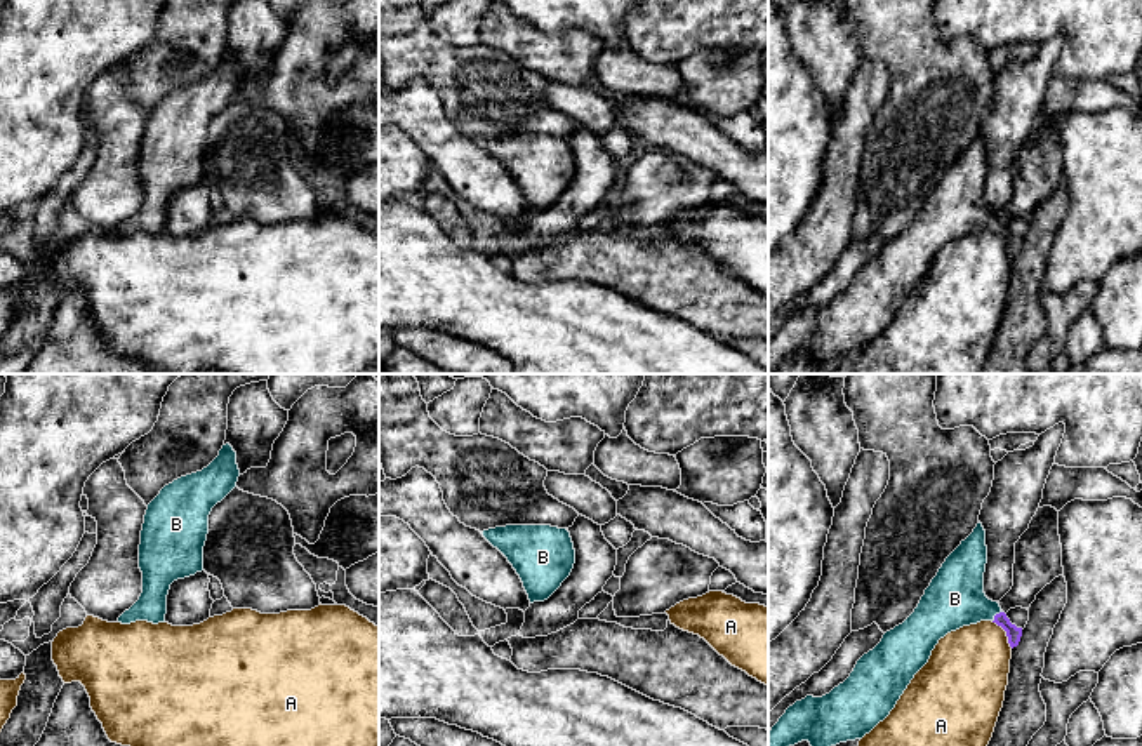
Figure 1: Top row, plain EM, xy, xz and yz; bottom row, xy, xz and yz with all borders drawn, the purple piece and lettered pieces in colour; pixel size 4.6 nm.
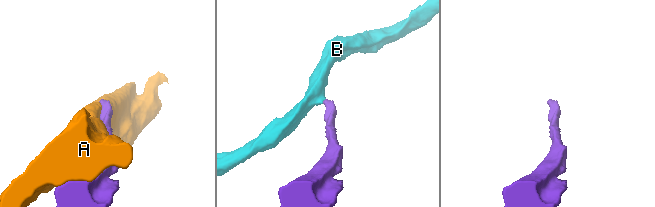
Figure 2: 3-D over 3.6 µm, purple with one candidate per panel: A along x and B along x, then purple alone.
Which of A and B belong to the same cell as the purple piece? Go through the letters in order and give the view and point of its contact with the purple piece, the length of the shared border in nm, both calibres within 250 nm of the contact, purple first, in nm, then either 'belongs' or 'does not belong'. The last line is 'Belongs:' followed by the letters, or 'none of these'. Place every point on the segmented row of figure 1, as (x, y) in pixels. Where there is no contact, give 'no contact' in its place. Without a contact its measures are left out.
A: contact yz (1007, 633); length 160 nm; calibres 70 and 380 nm; does not belong
B: contact yz (995, 616); length 70 nm; calibres 70 and 260 nm; belongs
Belongs: B

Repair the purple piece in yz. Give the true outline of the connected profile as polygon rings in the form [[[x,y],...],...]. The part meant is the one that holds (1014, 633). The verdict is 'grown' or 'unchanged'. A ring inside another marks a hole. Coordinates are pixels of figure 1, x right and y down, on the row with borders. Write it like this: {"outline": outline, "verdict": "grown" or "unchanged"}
{"outline": [[[979,522],[946,558],[914,612],[886,631],[843,683],[822,697],[807,696],[789,706],[768,732],[768,746],[801,741],[836,746],[862,739],[890,715],[939,640],[963,626],[993,621],[1006,631],[1010,647],[1017,647],[1022,628],[984,593],[986,563],[986,530]]], "verdict": "grown"}

